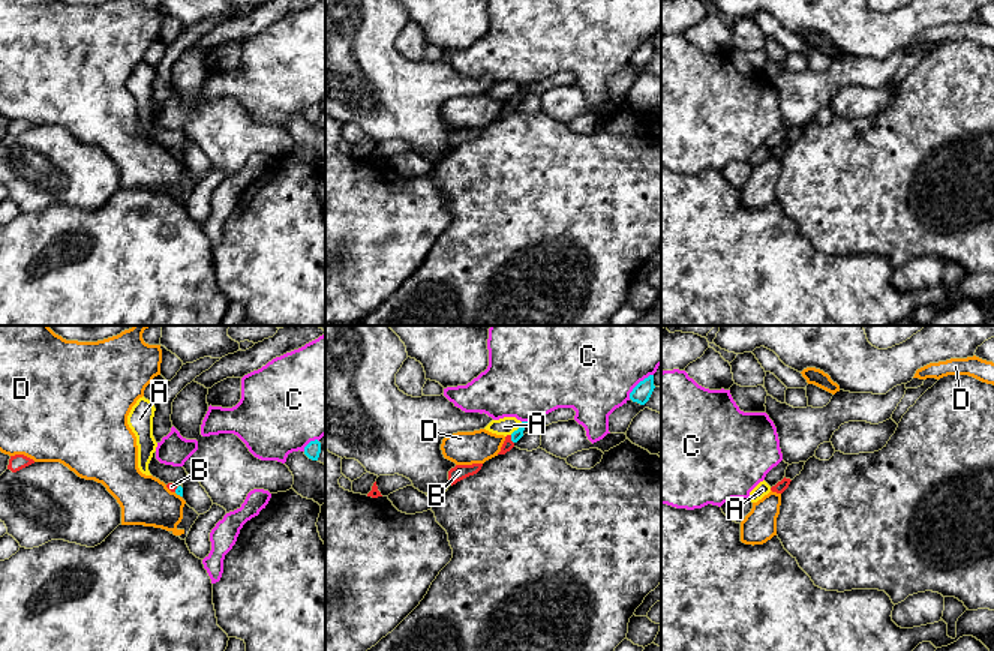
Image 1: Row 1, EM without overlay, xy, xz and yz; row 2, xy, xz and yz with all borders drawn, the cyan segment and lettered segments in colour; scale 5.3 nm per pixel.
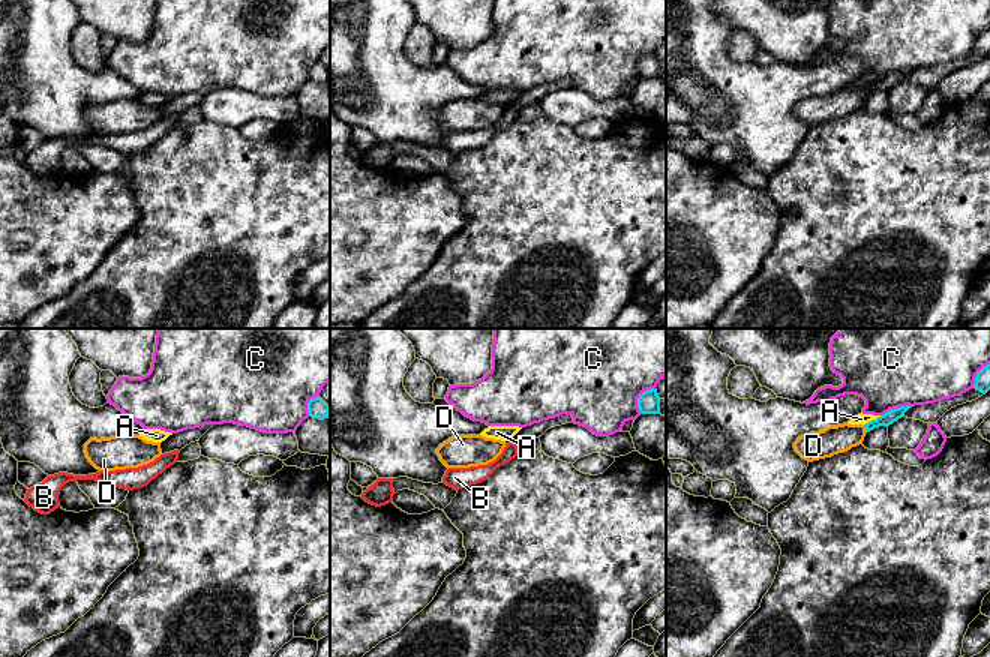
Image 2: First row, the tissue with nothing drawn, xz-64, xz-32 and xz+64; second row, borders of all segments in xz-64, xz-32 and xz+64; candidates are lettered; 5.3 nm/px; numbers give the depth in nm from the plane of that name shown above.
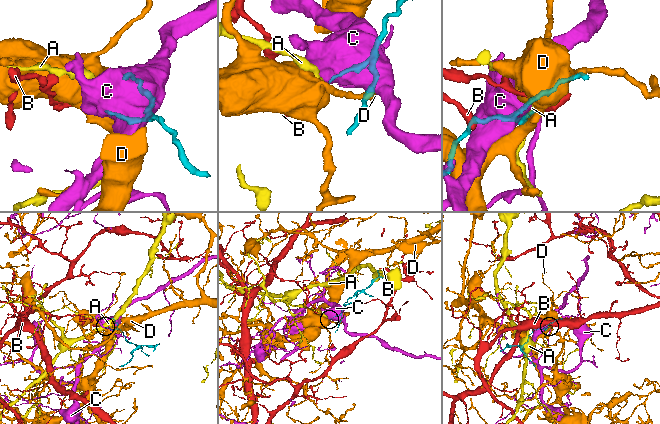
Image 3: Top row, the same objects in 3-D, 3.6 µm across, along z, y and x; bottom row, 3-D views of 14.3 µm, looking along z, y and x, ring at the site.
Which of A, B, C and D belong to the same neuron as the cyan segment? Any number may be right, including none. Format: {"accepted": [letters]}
{"accepted": ["B"]}

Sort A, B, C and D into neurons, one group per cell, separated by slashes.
A / B / C / D

